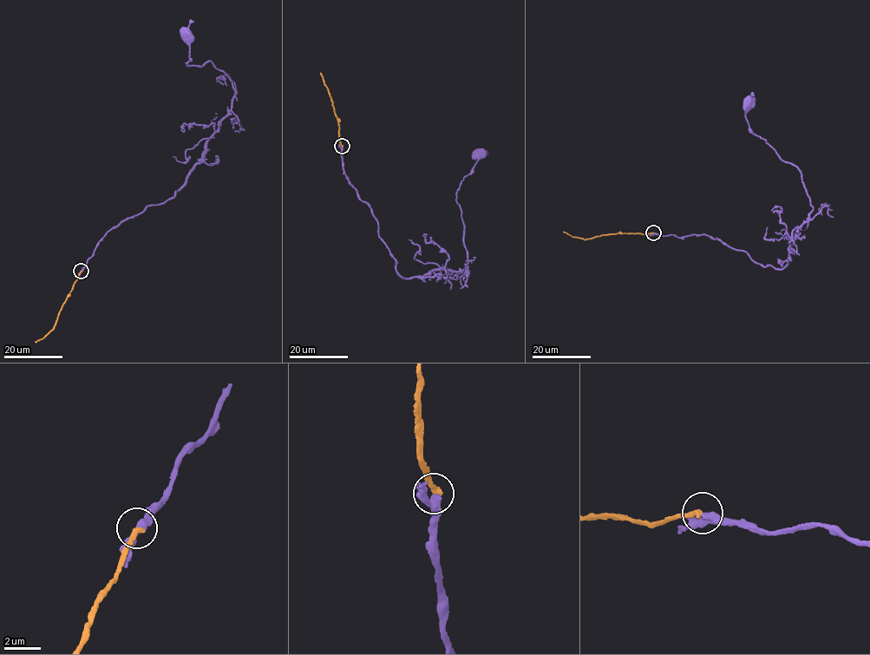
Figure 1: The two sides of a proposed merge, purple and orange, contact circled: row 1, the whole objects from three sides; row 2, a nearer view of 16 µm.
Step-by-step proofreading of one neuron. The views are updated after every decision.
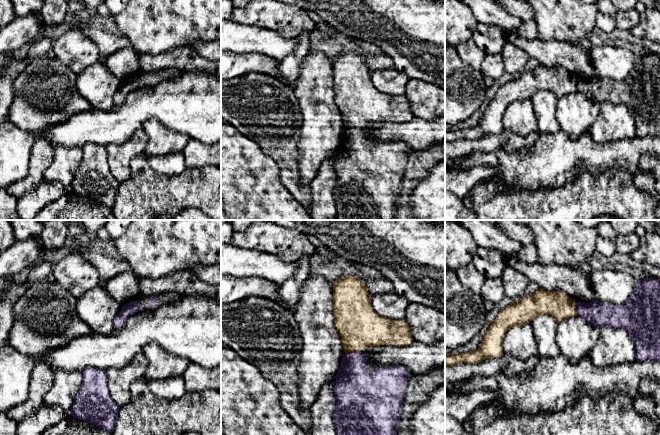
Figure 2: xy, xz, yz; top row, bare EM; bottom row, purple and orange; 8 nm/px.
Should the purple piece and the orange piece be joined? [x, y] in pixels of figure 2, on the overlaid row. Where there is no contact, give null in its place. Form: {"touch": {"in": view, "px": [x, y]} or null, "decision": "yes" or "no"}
{"touch": {"in": "xz", "px": [353, 352]}, "decision": "yes"}

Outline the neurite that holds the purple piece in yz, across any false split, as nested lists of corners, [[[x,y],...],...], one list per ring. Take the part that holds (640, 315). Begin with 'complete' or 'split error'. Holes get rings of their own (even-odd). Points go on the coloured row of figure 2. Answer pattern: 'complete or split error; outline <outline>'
split error; outline [[[646,277],[637,284],[624,305],[597,300],[587,304],[575,302],[563,291],[546,291],[540,288],[535,293],[523,296],[518,301],[504,307],[485,332],[483,341],[476,350],[467,353],[446,354],[445,366],[460,363],[475,364],[488,358],[501,357],[503,355],[502,343],[507,331],[515,326],[530,323],[539,315],[552,315],[558,323],[579,315],[599,328],[606,325],[613,328],[625,328],[636,345],[636,361],[660,360],[660,280]]]

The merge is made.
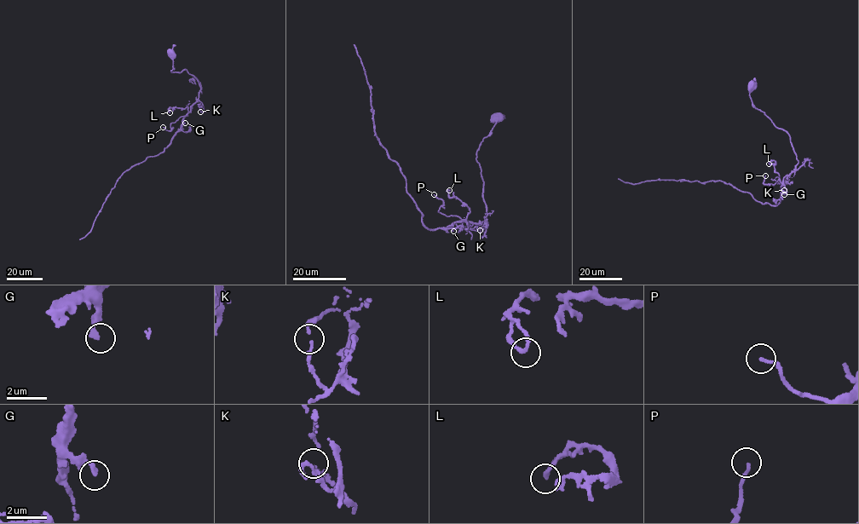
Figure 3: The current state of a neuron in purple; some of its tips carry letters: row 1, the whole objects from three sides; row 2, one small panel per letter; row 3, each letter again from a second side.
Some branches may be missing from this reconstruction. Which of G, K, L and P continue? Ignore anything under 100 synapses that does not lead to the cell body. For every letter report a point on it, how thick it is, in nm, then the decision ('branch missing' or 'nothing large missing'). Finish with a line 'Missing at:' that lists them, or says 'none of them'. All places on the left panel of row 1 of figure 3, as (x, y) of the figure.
G: at (185, 123); 200 nm thick; nothing large missing
K: at (200, 112); 120 nm thick; nothing large missing
L: at (170, 112); 160 nm thick; nothing large missing
P: at (163, 127); 130 nm thick; nothing large missing
Missing at: none of them

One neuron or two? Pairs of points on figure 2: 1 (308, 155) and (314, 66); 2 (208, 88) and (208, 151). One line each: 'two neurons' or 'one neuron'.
1: one neuron
2: two neurons

